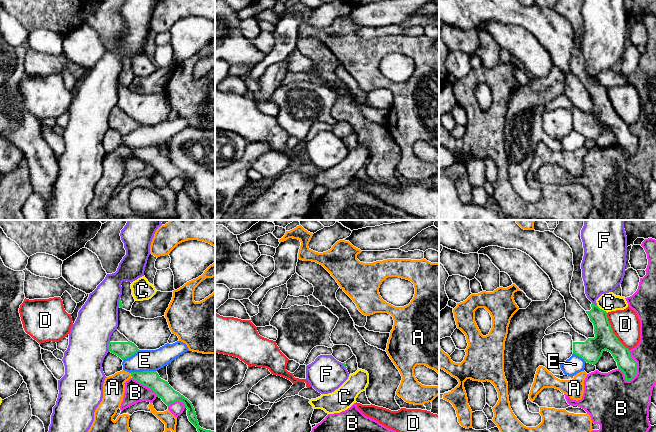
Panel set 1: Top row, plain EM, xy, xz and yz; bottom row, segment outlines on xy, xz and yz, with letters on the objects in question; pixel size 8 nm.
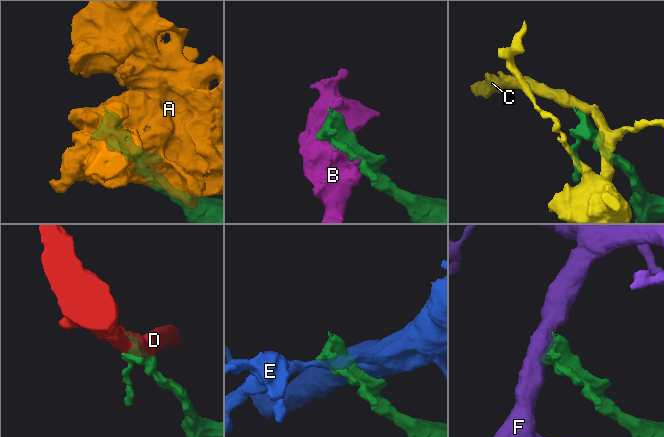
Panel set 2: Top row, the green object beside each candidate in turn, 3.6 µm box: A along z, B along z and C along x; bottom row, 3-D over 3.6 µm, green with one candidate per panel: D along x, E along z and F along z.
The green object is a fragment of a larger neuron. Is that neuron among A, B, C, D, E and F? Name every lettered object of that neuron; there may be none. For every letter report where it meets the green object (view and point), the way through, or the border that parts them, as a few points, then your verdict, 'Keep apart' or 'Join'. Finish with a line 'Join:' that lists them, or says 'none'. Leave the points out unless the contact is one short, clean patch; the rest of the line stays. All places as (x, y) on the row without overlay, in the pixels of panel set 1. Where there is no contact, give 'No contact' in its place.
A: Touches green at xy (131, 151). Keep apart
B: Touches green at yz (636, 143). Keep apart
C: Touches green at yz (601, 85). Boundary: yz (596, 81), (607, 88). Keep apart
D: Touches green at yz (612, 108). Keep apart
E: Touches green at xy (143, 147). Boundary: xy (155, 146), (130, 148). Keep apart
F: Touches green at xy (108, 122). Keep apart
Join: none

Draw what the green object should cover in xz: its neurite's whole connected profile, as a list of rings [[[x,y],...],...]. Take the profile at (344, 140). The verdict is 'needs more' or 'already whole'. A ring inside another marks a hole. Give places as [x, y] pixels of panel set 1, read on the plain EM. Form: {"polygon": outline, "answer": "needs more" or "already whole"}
{"polygon": [[[355,131],[342,140],[347,145],[349,151],[355,149],[358,146],[358,139]]], "answer": "needs more"}

